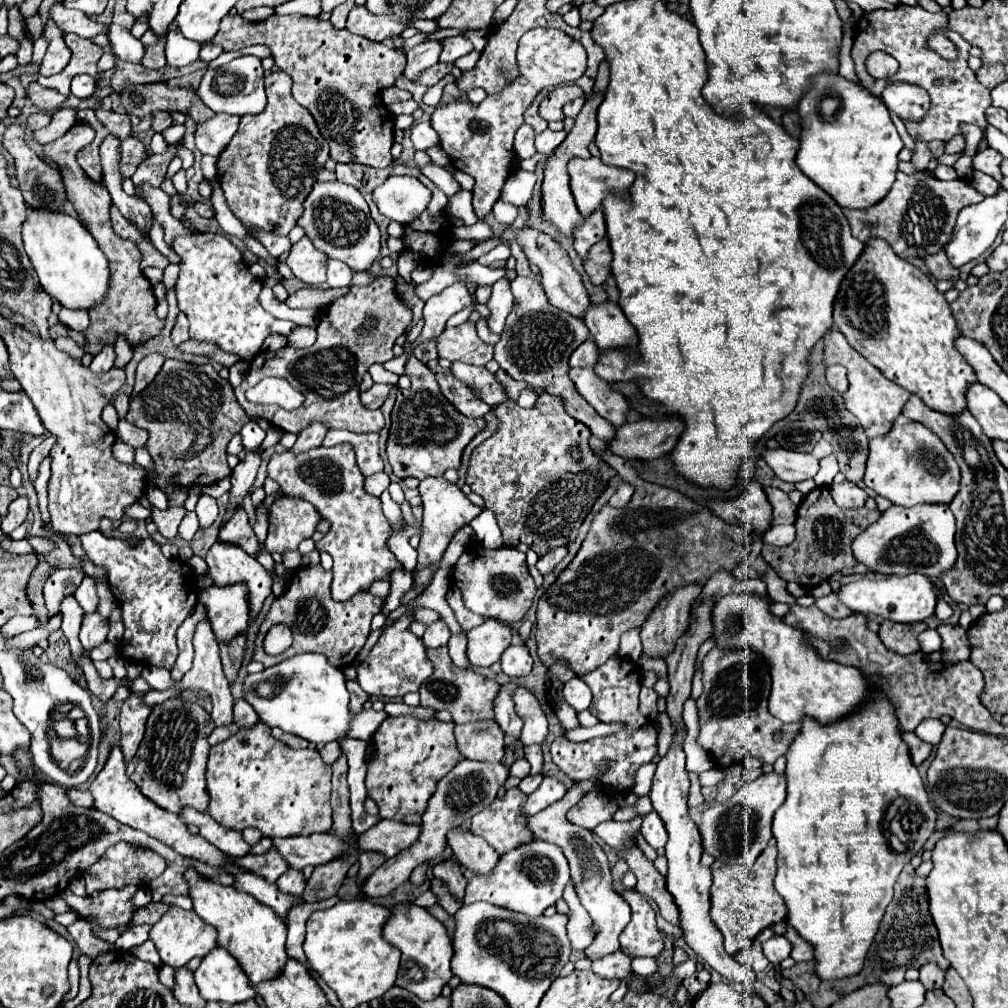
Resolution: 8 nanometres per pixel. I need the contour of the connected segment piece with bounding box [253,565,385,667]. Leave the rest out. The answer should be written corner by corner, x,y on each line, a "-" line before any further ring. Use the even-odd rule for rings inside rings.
321,565
299,567
291,575
289,589
285,591
285,595
277,597
273,601
273,607
261,625
261,631
259,631
259,637
255,643
255,655
253,655
255,661
261,661
265,667
271,667
271,665
281,663
299,653
323,653
333,667
347,667
355,661
355,657
359,655
361,647
365,645
365,641
371,633
371,619
377,613
381,613
385,599
371,595
369,591
361,591
361,593
353,595
349,601
337,603
329,595
331,579
333,579
333,573
325,571
-
279,623
287,625
293,631
293,643
281,655
271,657
263,651
263,639
267,635
267,631

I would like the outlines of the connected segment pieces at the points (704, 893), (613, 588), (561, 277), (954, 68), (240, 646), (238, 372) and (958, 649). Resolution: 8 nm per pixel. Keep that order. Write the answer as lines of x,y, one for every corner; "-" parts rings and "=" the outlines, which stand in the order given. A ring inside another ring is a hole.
675,727
675,745
669,749
669,753
661,759
657,765
657,773
653,777
653,789
651,789
651,805
653,811
661,817
665,823
669,841
665,845
665,857
669,861
669,871
667,871
667,891
671,893
677,909
679,909
679,925
683,929
683,939
685,943
713,969
717,971
723,979
733,981
733,983
747,983
753,985
757,981
753,969
741,965
735,957
727,955
723,949
723,935
715,927
715,923
709,917
711,909
711,869
703,867
699,863
703,845
701,845
701,833
693,819
689,817
687,811
687,791
689,791
689,777
685,771
685,753
683,753
683,739
685,739
685,729
=
592,435
589,445
597,453
603,453
601,459
607,461
609,467
613,467
623,477
623,481
635,485
635,495
623,509
607,507
607,515
595,515
575,559
567,565
567,569
557,577
557,581
543,593
537,603
535,641
541,663
545,667
551,667
553,663
563,659
577,677
595,671
609,657
613,657
619,651
621,635
629,629
641,627
665,595
691,583
705,585
711,575
721,569
733,573
747,559
751,545
751,535
747,527
727,525
707,507
687,499
679,491
641,481
629,461
605,451
605,443
599,437
=
519,229
517,239
523,245
523,251
525,251
529,263
539,267
541,277
543,277
541,285
543,285
547,297
551,299
551,303
557,309
571,313
573,317
583,317
583,311
591,305
591,299
589,299
589,293
587,293
587,289
581,281
581,275
571,265
571,259
567,255
567,251
561,249
561,245
557,241
553,241
549,235
541,233
537,229
=
897,5
895,9
877,9
877,11
865,13
861,17
859,33
855,37
851,57
855,61
855,69
857,69
861,83
875,95
883,93
887,77
883,77
883,79
871,77
865,69
865,59
873,51
885,51
891,57
895,57
899,63
899,69
897,69
897,75
893,75
893,79
915,83
931,95
931,107
921,121
911,122
901,119
908,133
913,139
921,139
921,141
933,141
933,139
949,141
961,133
961,123
973,123
981,129
987,129
987,125
989,125
985,119
985,109
991,105
991,91
987,87
983,87
975,79
975,73
969,69
969,65
967,65
969,49
971,49
971,45
965,39
959,39
959,35
955,35
953,31
947,29
947,13
943,13
943,11
929,13
919,5
915,5
915,7
-
939,29
947,35
949,41
955,43
955,47
959,51
957,59
943,59
943,57
939,57
939,53
929,49
927,39
933,31
939,31
=
237,635
231,643
221,643
221,659
223,659
223,669
225,675
229,677
229,681
233,683
239,669
241,669
241,661
245,657
245,635
=
242,360
229,368
228,381
232,385
232,387
237,387
243,382
243,379
246,375
243,371
244,369
248,369
248,365
=
941,625
937,631
943,639
943,663
955,665
959,661
969,661
971,645
967,639
967,629
963,629
961,625

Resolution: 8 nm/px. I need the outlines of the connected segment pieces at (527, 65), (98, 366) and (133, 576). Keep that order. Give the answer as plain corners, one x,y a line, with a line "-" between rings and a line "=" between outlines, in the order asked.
531,29
519,41
517,51
519,77
513,85
507,85
497,95
487,95
483,103
449,103
439,105
433,111
431,127
439,135
439,147
449,155
455,169
475,179
473,187
473,211
479,219
491,213
491,207
501,195
501,189
517,165
513,151
515,131
523,125
523,113
533,103
537,93
545,87
569,83
579,79
587,67
587,55
581,43
571,39
559,29
=
107,347
107,351
101,351
93,363
91,363
91,371
95,373
103,373
103,371
109,371
113,367
113,361
115,361
115,351
113,347
=
99,531
81,537
87,555
109,571
109,587
123,611
125,633
119,645
119,655
143,665
171,669
177,661
175,631
197,605
197,577
181,559
167,559
153,539
143,539
141,545
129,547
121,539
107,539

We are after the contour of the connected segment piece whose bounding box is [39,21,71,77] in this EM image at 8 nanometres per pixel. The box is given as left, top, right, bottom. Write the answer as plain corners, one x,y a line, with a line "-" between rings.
47,21
45,23
45,33
43,33
51,43
47,47
47,53
45,53
45,59
39,67
39,75
55,75
59,71
65,69
65,65
69,63
69,57
71,57
71,51
69,47
63,43
63,33
57,29
57,25
53,21

